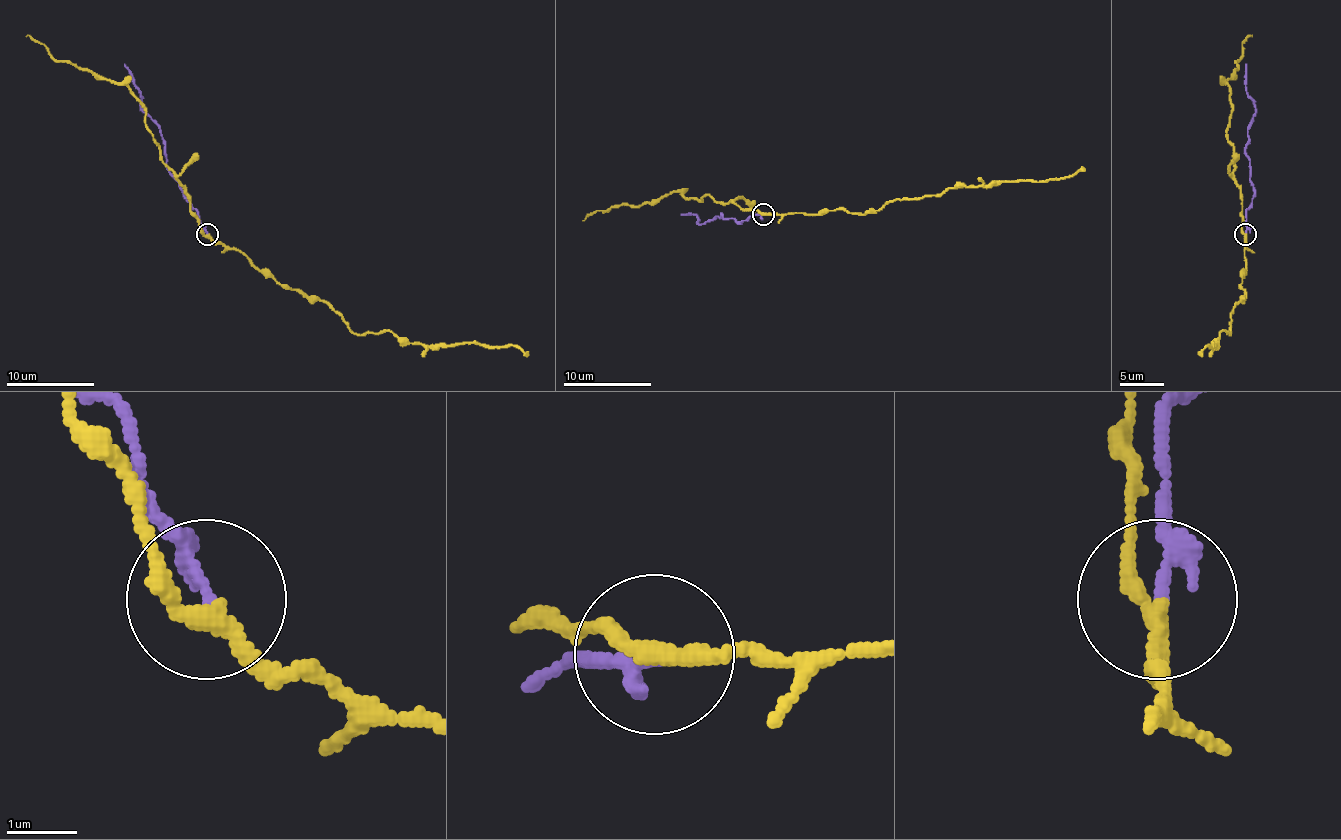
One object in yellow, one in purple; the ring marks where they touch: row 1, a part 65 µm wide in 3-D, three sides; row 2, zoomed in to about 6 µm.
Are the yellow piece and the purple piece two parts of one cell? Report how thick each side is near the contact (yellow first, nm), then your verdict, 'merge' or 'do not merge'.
240/180 nm | do not merge

